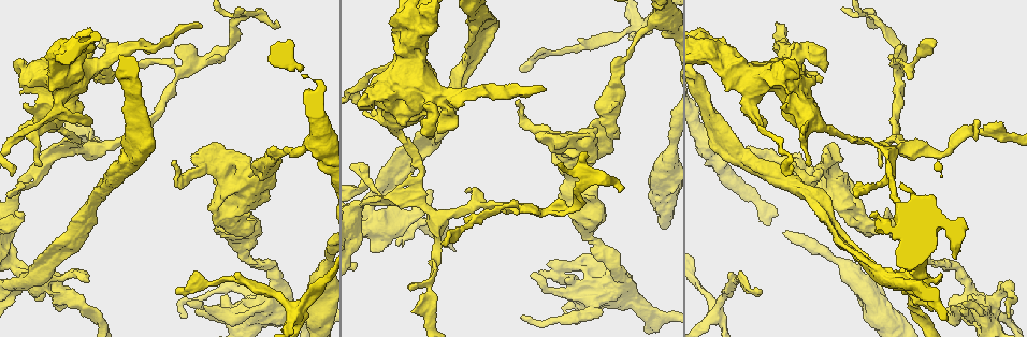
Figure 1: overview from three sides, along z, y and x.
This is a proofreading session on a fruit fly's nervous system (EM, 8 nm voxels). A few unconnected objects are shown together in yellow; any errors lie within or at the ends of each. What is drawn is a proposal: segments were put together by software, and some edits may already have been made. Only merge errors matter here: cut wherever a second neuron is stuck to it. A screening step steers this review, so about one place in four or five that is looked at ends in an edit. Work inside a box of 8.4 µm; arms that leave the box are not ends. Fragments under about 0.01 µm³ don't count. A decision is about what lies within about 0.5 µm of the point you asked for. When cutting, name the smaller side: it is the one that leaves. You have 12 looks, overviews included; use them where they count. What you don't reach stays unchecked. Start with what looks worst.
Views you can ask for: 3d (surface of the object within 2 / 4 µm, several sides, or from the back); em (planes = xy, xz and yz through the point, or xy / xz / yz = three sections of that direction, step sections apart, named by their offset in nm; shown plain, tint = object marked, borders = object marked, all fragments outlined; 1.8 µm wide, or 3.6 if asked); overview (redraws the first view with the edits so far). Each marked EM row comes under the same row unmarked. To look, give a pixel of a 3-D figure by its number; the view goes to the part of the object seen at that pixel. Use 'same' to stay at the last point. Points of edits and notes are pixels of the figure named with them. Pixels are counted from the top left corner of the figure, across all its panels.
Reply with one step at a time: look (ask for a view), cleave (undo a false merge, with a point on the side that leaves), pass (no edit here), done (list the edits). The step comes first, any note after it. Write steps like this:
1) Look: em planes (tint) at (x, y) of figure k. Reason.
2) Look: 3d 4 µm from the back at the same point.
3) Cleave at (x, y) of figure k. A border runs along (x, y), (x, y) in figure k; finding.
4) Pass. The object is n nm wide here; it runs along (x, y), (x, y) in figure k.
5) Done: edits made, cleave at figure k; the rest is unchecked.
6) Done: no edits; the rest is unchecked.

Look: em 3.6 µm planes (tint) at (379, 221) of figure 1. Four or more arms meet.

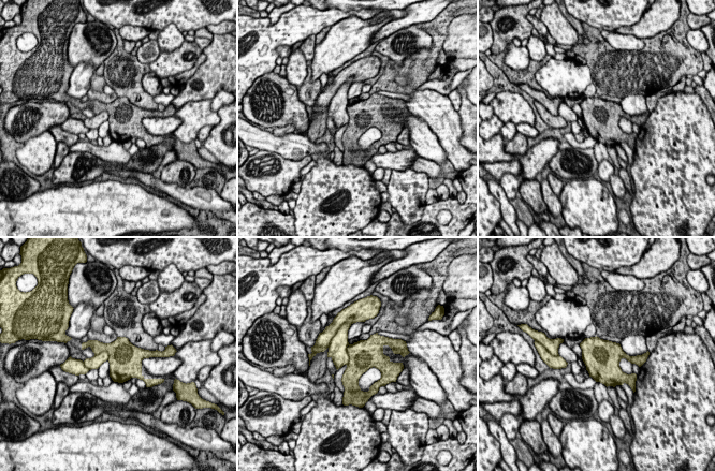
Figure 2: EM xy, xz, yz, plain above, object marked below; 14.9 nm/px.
Pass. Continuous, no second neuron.

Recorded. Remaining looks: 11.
Look: em planes (tint) at (227, 315) of figure 1. Sudden change in width.

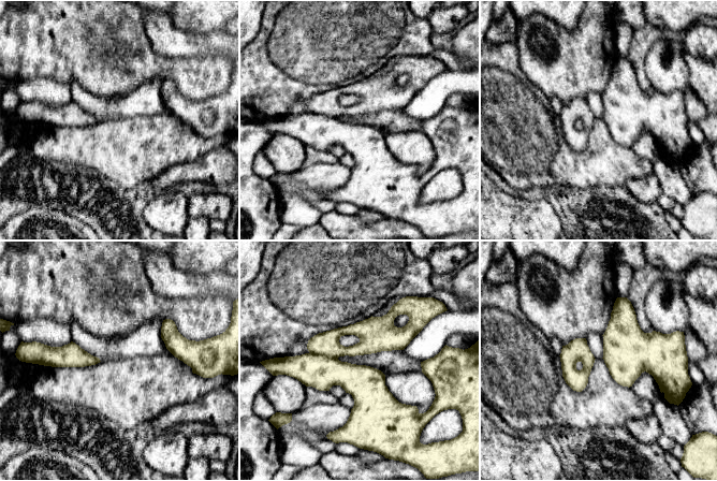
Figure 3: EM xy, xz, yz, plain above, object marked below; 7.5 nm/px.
Pass. The object is 20 nm wide here; it runs along (396, 308), (337, 358), (360, 388), (349, 424) in figure 3; all the same neuron.

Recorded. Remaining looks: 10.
Look: 3d 4 µm at (58, 107) of figure 1. Calibre changes.

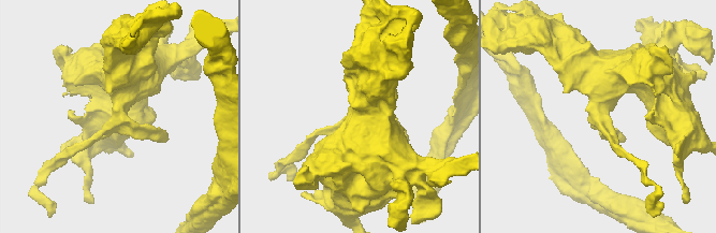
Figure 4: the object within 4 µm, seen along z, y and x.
Look: em planes (tint) at (601, 116) of figure 4. Shape alone is not enough.

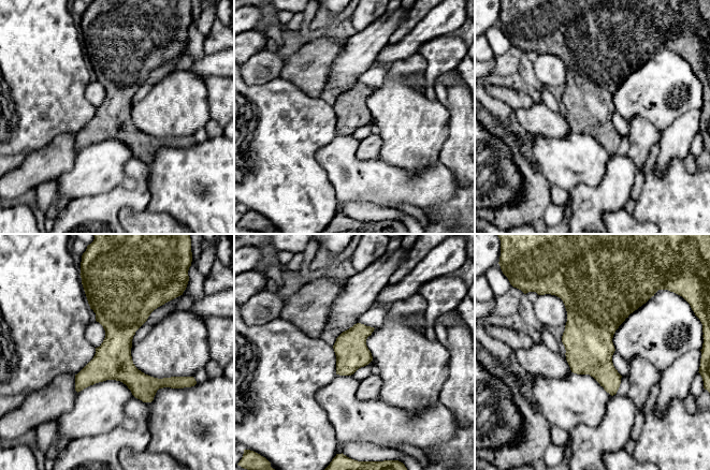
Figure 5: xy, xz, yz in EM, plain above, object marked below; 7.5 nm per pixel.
Pass. Continuous, no second neuron.

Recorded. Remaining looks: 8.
Look: em xy step 16 (tint) at (418, 192) of figure 1. Branch point.

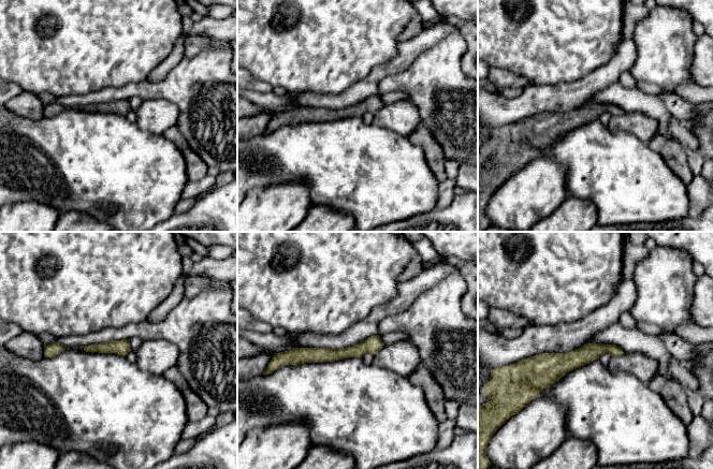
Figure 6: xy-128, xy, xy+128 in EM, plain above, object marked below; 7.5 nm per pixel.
Look: em yz step 4 (tint) at the same point.

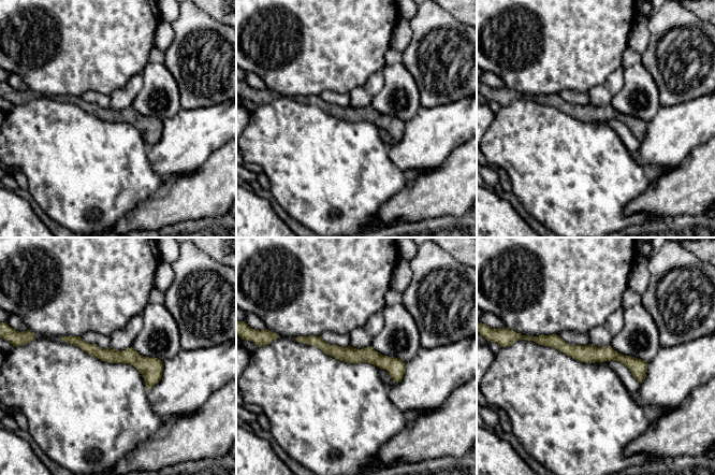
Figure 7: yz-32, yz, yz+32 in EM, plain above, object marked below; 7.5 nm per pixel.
Pass. It runs along (536, 339), (611, 354), (643, 374) in figure 7; one neuron here.

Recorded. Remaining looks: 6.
Look: 3d 4 µm from the back at (636, 39) of figure 1. A narrow waist.

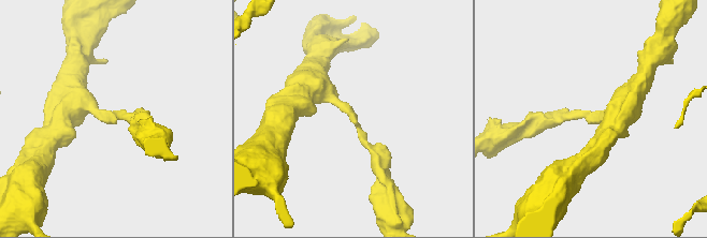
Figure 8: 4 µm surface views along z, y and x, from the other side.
Look: em 3.6 µm xz step 4 (tint) at (589, 118) of figure 8. The arms are 200, 380 nm wide; need the tissue.

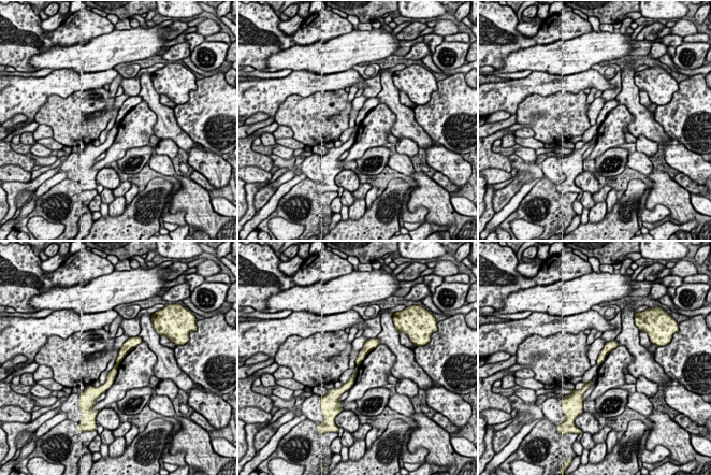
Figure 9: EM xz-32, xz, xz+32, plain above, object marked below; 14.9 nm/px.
Look: em 3.6 µm yz step 4 (tint) at the same point. Another direction.

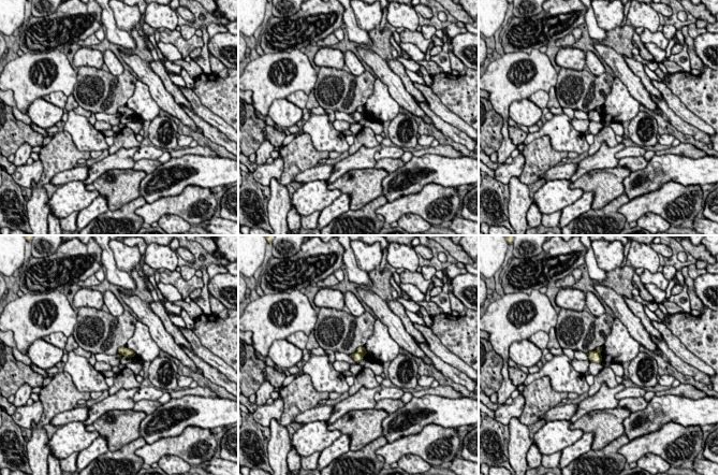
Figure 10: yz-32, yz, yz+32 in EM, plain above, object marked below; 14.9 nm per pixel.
Cleave at (357, 357) of figure 10. A border runs along (356, 351), (363, 356) in figure 10; two neurons meet here.

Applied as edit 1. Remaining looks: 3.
Done: edits made, cleave at figure 10; the rest is unchecked.

